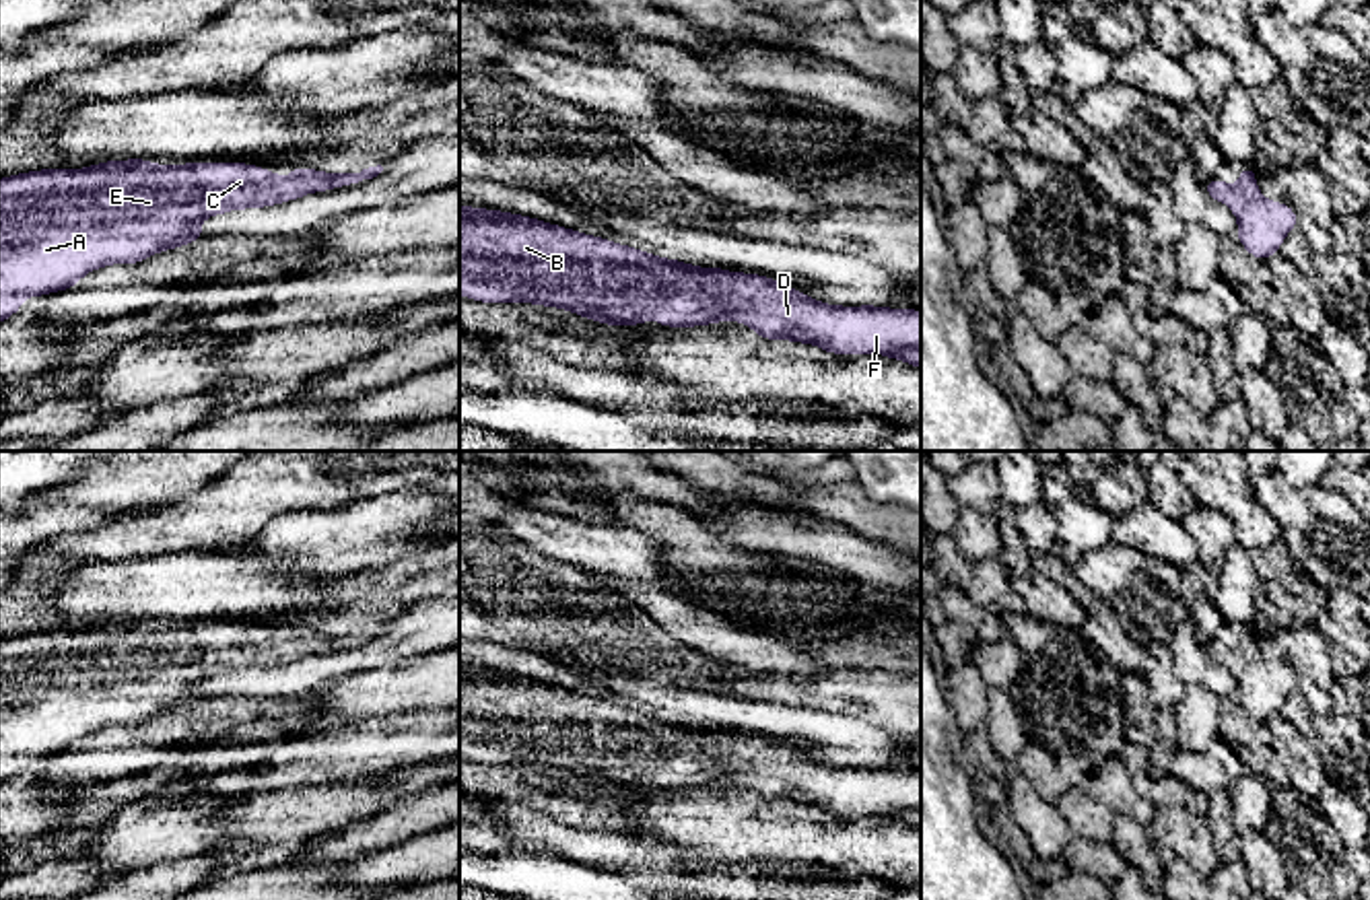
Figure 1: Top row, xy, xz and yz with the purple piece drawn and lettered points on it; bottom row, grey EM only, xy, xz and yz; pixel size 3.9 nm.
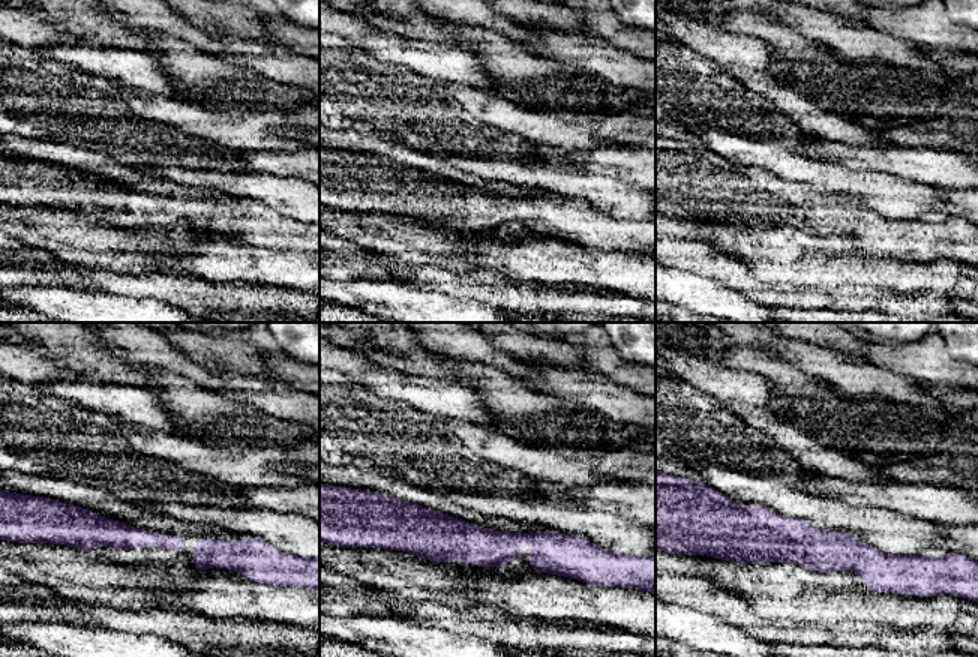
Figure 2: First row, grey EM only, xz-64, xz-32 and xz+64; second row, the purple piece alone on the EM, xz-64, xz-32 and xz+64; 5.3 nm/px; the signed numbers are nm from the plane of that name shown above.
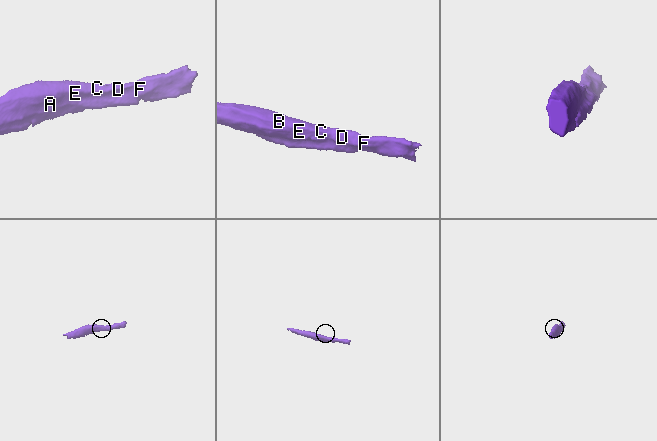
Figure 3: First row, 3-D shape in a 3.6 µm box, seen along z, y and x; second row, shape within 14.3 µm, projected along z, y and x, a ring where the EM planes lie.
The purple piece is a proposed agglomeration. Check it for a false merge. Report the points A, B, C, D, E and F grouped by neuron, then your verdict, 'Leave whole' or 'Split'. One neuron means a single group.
Groups: A B C D E F. Leave whole

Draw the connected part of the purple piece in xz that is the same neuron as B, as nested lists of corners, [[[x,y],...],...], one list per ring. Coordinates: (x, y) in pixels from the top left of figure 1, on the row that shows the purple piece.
[[[459,204],[459,295],[532,303],[606,325],[738,321],[762,340],[882,354],[921,369],[921,311],[816,301],[762,274],[657,257],[532,216]]]

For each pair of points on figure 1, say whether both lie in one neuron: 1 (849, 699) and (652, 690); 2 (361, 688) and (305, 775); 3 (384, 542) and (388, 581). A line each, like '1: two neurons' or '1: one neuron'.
1: two neurons
2: two neurons
3: two neurons

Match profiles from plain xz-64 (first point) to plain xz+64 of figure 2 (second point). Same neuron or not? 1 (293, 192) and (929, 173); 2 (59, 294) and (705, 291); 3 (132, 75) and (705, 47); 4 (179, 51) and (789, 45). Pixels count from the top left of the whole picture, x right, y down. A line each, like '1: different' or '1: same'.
1: different
2: same
3: same
4: same

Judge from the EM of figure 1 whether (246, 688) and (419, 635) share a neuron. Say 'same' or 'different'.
same

